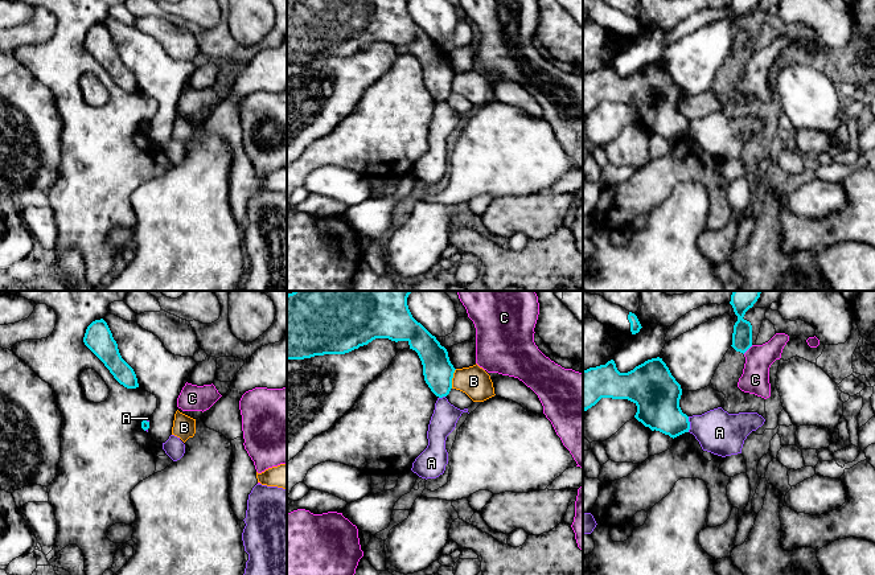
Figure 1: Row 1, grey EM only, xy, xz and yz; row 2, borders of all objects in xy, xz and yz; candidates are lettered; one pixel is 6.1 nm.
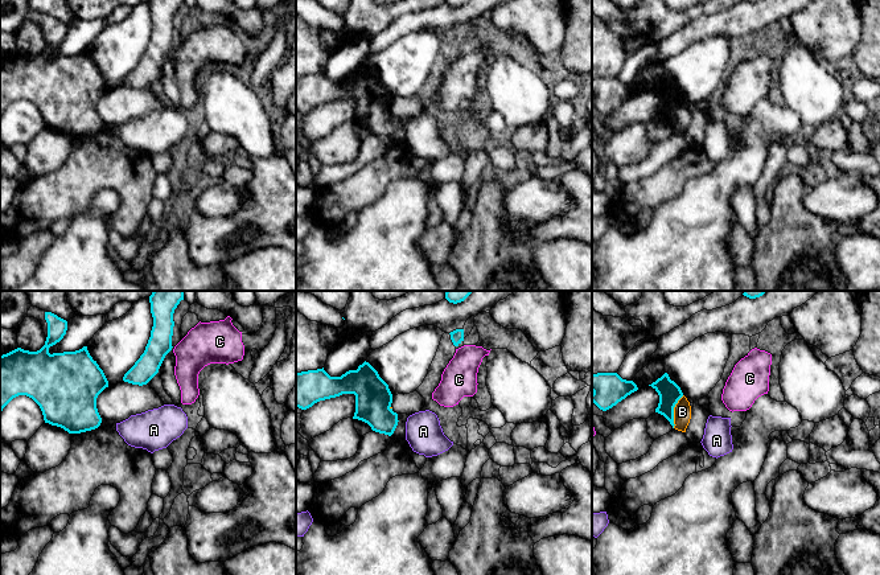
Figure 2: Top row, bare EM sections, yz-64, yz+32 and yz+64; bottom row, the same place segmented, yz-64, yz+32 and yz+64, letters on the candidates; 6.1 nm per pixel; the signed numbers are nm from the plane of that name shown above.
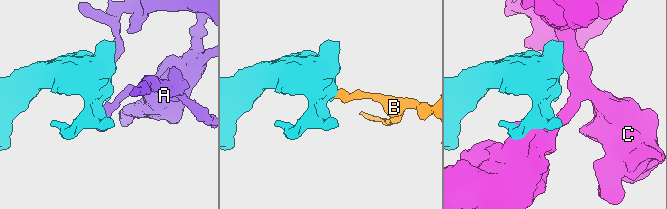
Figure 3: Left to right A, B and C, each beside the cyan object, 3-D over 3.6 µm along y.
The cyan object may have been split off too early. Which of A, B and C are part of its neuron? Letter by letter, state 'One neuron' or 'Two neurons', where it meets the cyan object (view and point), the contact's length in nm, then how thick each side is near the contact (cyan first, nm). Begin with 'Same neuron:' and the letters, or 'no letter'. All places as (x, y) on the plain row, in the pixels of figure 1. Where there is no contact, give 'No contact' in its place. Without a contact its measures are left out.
Same neuron: no letter
A: Two neurons. Touches cyan at yz (689, 128). Shared border 100 nm. Thickness 280 nm (cyan) against 260 nm
B: Two neurons. Touches cyan at xz (452, 81). Shared border 120 nm. Thickness 190 nm (cyan) against 180 nm
C: Two neurons. Touches cyan at yz (747, 53). Shared border 80 nm. Thickness 130 nm (cyan) against 180 nm

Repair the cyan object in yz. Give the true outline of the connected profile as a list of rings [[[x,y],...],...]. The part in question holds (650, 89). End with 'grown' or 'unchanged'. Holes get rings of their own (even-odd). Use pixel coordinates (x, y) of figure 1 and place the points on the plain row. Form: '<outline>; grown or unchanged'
[[[652,62],[628,77],[620,77],[613,63],[583,74],[583,114],[601,102],[628,103],[637,110],[634,122],[652,135],[677,141],[690,134],[682,116],[681,89],[662,62]]]; unchanged

